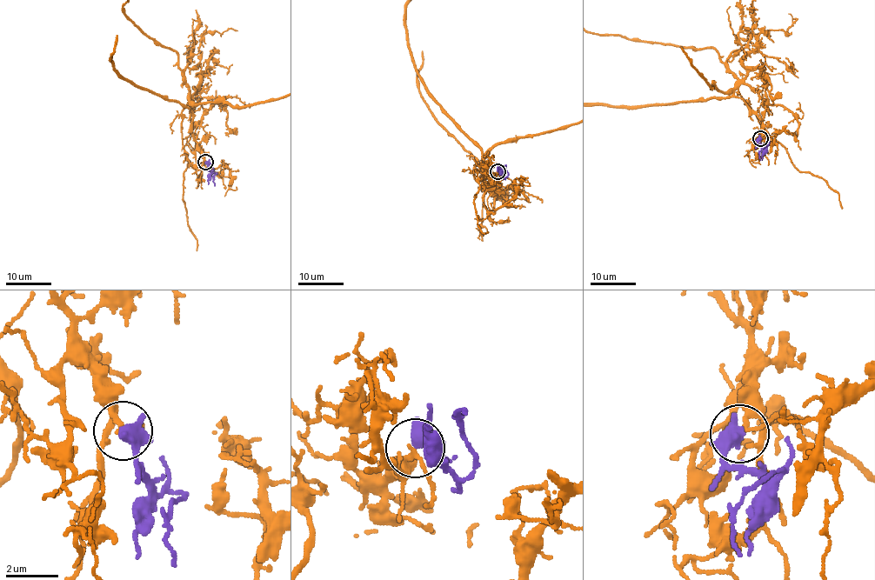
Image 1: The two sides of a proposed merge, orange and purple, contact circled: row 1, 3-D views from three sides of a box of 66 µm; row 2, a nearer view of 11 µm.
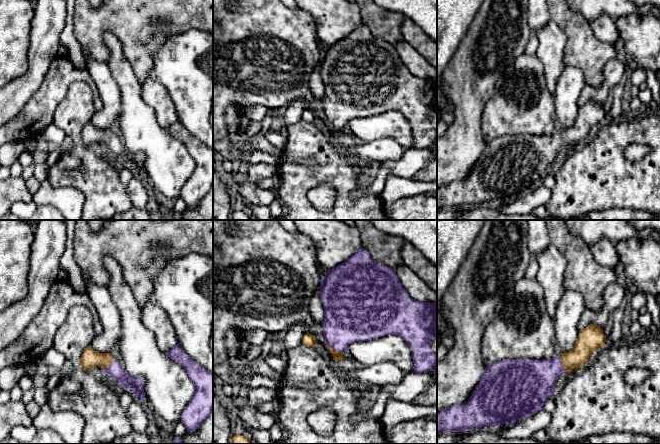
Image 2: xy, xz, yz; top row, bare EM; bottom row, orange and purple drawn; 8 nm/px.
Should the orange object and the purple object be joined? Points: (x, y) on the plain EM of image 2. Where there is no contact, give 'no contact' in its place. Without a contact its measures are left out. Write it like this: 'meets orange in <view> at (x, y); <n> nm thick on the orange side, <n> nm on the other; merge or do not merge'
meets orange in yz at (563, 141); 160 nm thick on the orange side, 320 nm on the other; merge

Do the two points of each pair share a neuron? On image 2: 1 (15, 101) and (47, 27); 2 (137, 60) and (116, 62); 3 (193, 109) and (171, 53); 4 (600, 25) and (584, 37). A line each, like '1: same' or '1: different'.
1: same
2: different
3: same
4: different

